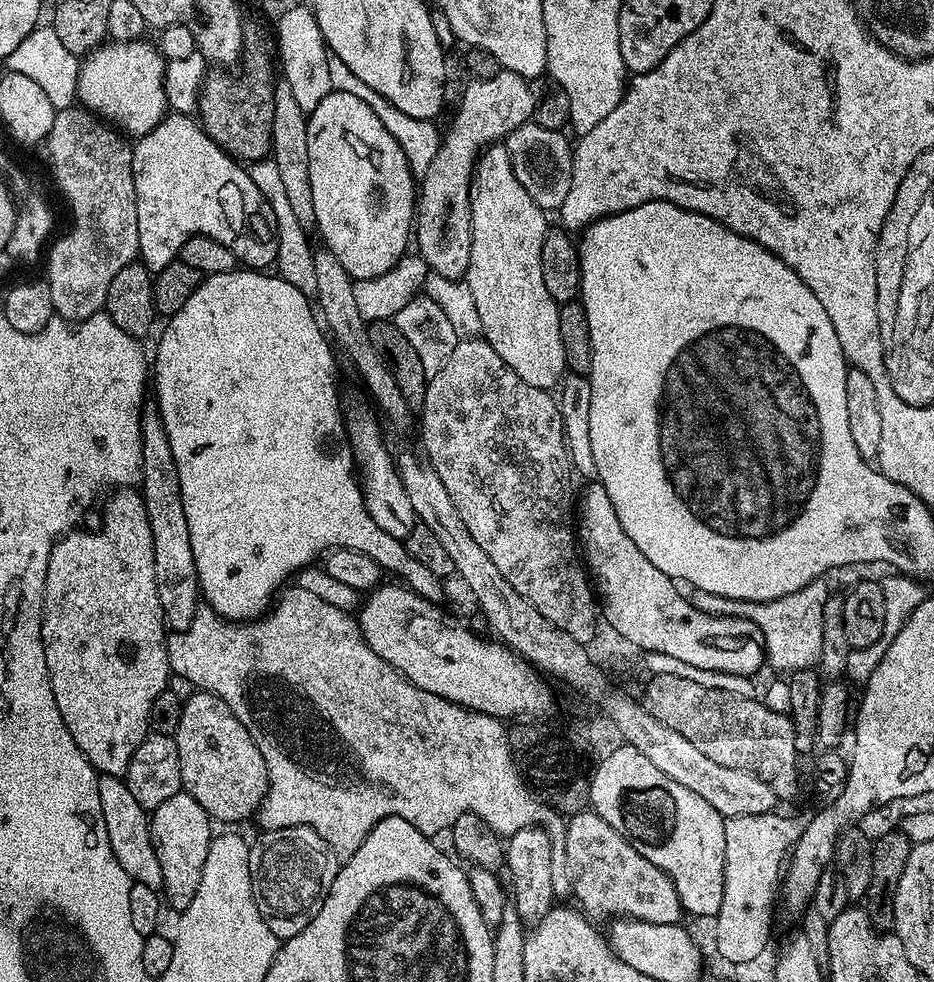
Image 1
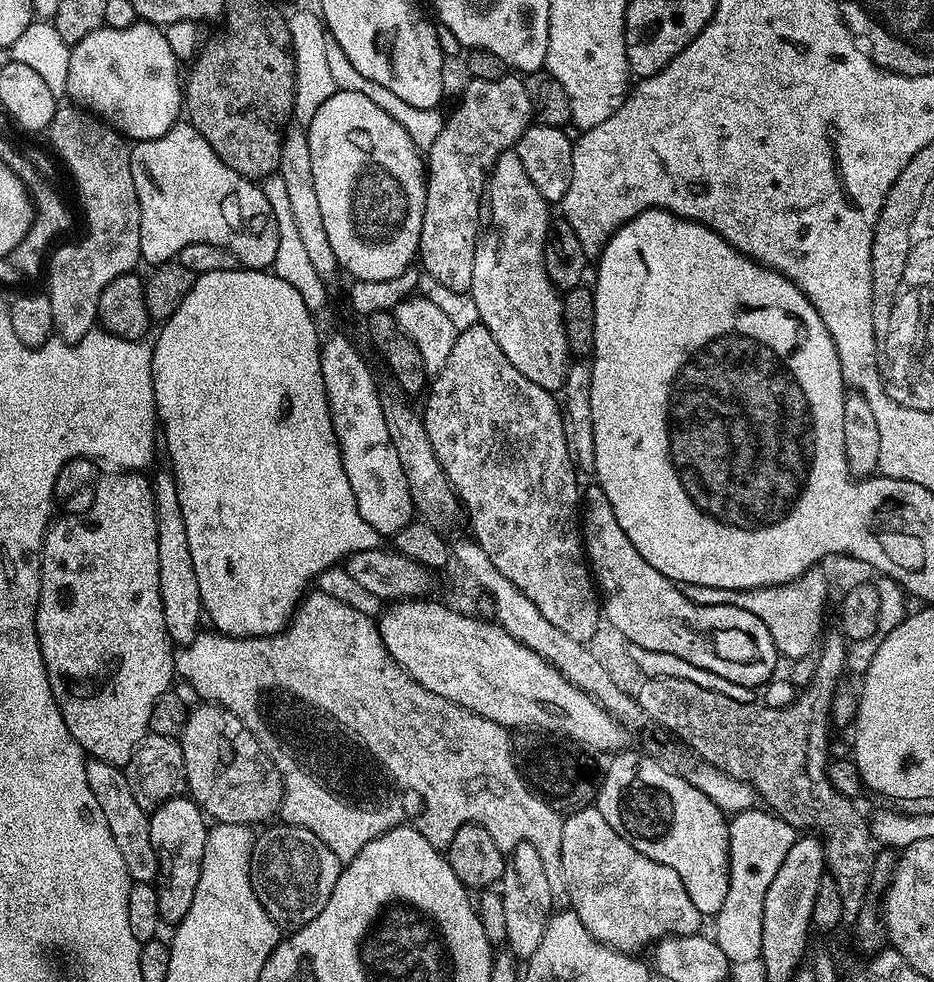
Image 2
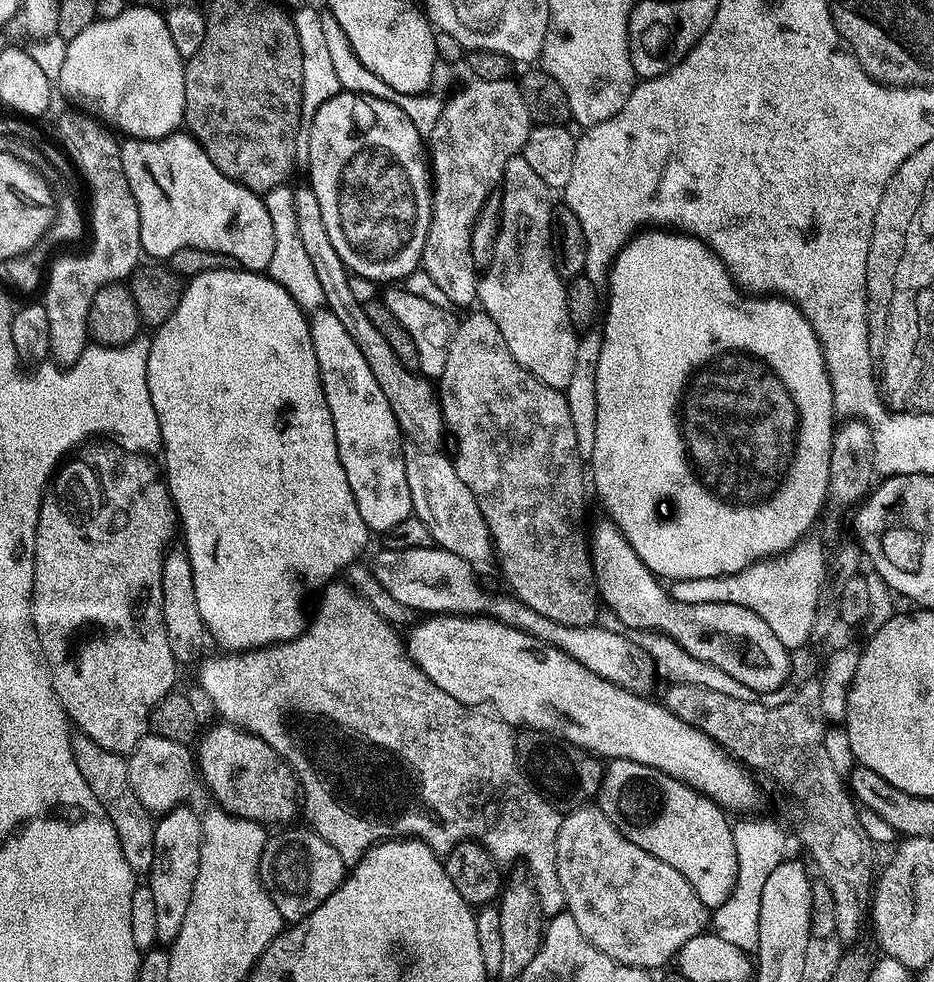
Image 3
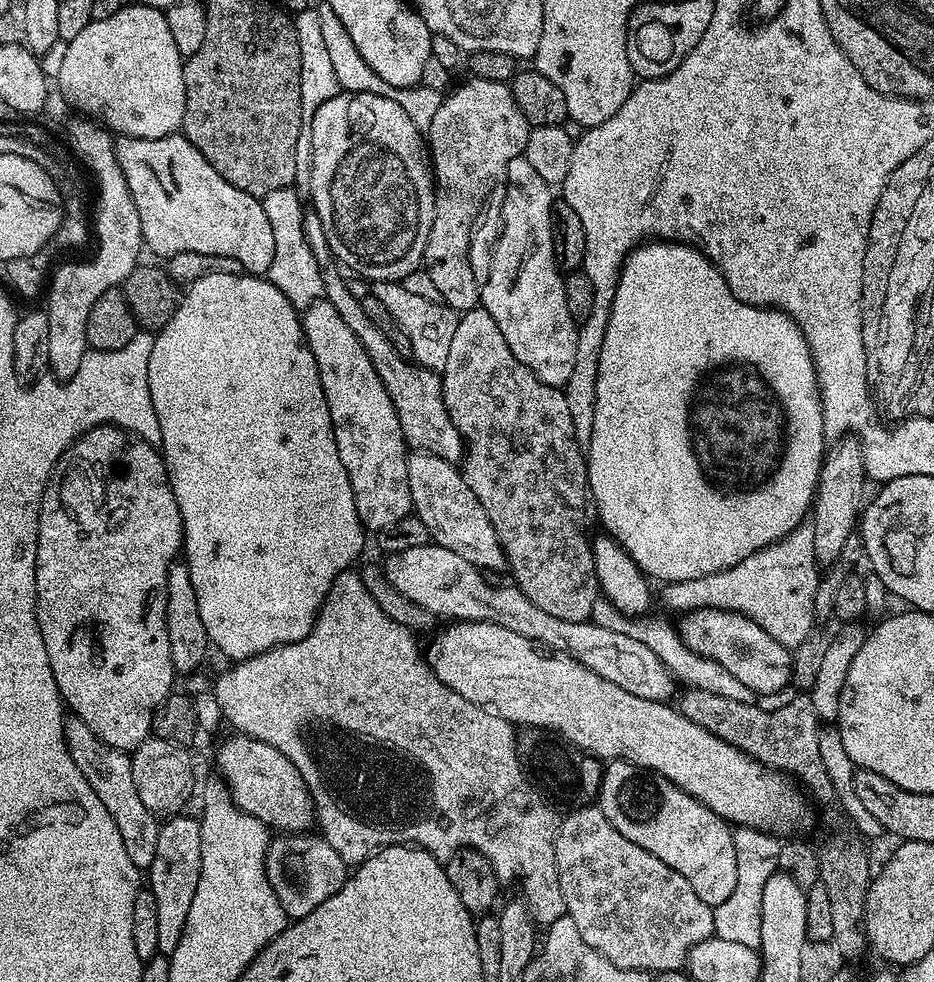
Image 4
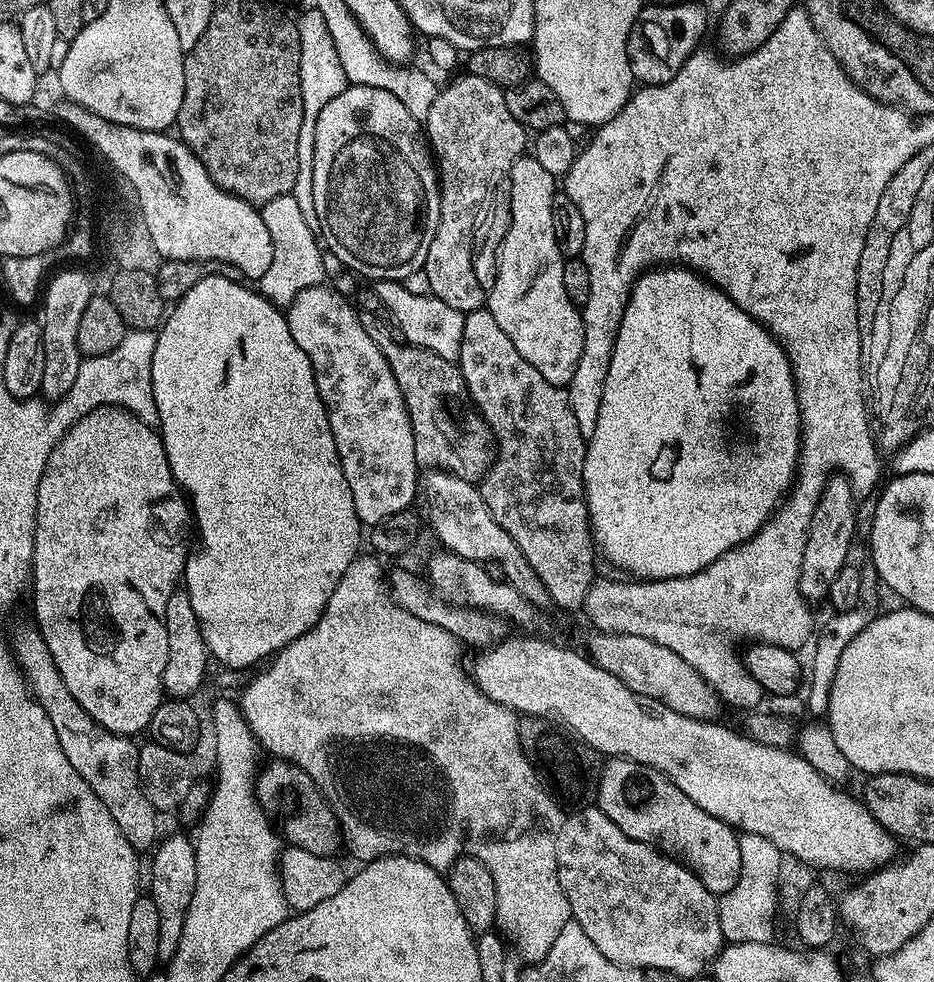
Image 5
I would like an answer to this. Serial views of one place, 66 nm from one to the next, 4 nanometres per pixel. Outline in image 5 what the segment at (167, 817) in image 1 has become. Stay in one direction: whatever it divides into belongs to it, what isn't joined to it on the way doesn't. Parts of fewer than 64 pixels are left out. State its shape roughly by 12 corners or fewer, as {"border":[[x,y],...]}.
{"border":[[168,836],[151,853],[158,954],[178,949],[194,897],[196,845]]}

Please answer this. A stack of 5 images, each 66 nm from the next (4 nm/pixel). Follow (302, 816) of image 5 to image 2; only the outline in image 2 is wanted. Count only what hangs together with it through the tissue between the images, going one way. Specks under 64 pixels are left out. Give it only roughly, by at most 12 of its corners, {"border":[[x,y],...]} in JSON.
{"border":[[230,710],[178,739],[187,795],[217,824],[279,813],[280,771]]}

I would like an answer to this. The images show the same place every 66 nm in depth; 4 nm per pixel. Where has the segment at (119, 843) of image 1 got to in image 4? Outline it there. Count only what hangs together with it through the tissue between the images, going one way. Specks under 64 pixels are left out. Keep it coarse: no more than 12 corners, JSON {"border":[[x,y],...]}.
{"border":[[77,716],[64,737],[138,870],[154,862],[161,821],[142,806],[132,757]]}

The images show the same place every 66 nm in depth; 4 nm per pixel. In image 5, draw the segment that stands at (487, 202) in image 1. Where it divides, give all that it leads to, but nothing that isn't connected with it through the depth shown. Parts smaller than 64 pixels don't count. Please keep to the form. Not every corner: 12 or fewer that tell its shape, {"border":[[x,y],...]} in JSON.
{"border":[[525,154],[486,307],[566,386],[584,317],[562,286],[557,177]]}

